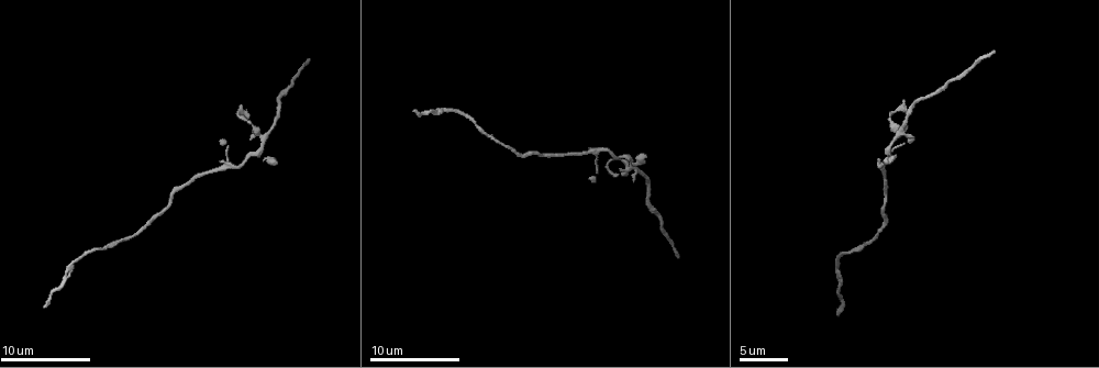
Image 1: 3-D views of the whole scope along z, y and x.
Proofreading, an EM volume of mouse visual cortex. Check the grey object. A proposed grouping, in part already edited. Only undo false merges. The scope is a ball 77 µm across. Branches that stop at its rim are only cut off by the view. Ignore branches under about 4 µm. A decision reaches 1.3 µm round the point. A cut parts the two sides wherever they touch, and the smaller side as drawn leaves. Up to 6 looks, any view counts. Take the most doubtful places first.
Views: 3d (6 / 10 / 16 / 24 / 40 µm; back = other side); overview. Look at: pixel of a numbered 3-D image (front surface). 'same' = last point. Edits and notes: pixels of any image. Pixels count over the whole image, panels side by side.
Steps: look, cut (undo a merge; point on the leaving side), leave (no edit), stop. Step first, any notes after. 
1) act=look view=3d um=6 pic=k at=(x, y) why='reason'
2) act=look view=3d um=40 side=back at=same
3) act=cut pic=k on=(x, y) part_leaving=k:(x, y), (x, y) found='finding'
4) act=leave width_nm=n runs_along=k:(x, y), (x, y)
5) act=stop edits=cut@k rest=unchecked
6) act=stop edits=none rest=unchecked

act=look view=3d um=10 pic=1 at=(898, 131) why='four or more arms meet'

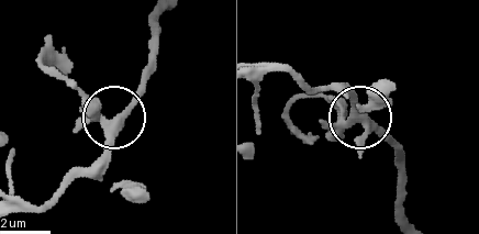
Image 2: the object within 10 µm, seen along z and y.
act=look view=3d um=10 side=back pic=2 at=(108, 122)

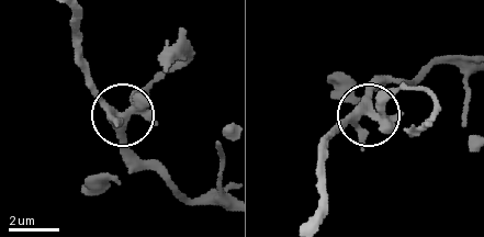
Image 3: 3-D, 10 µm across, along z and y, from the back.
act=cut pic=3 on=(152, 85) arms=5 part_leaving=3:(139, 104), (188, 55), (161, 67) found='two cells meet here'

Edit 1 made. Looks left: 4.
act=look view=3d um=6 pic=1 at=(596, 153) why='four-way junction'

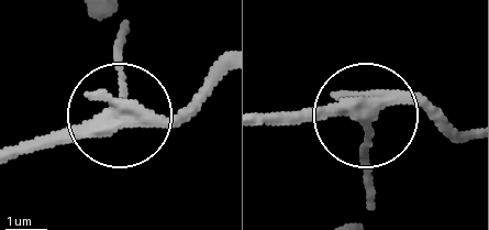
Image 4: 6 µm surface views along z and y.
act=leave runs_along=4:(269, 121), (360, 111), (364, 171) found='one cell here'

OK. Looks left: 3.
act=look view=3d um=16 pic=1 at=(164, 210)

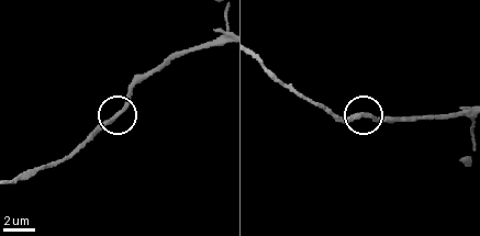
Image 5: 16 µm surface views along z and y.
act=look view=3d um=16 side=back pic=5 at=(115, 114) why='from behind'

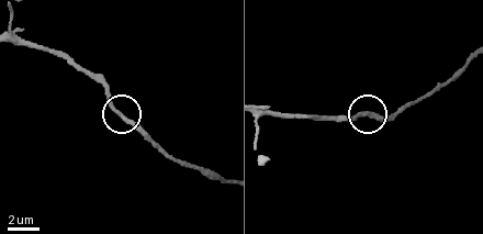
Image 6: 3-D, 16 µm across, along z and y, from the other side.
act=leave runs_along=6:(59, 57), (86, 69), (147, 138) found='continuous, no second cell'

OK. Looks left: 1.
act=stop edits=cut@3 rest=unchecked

